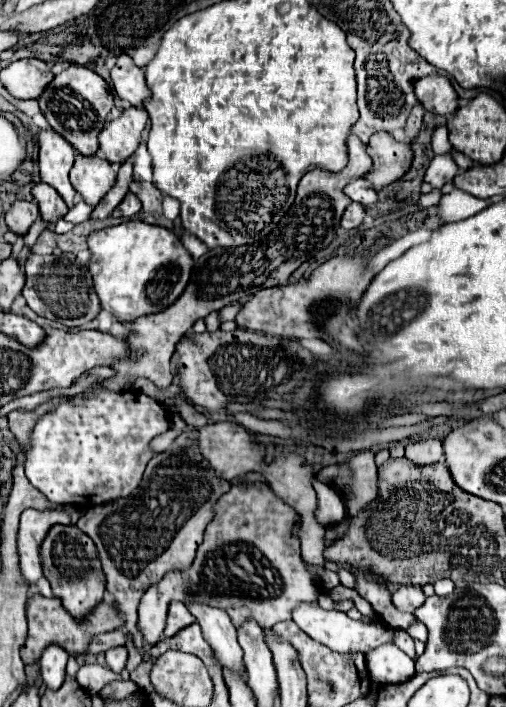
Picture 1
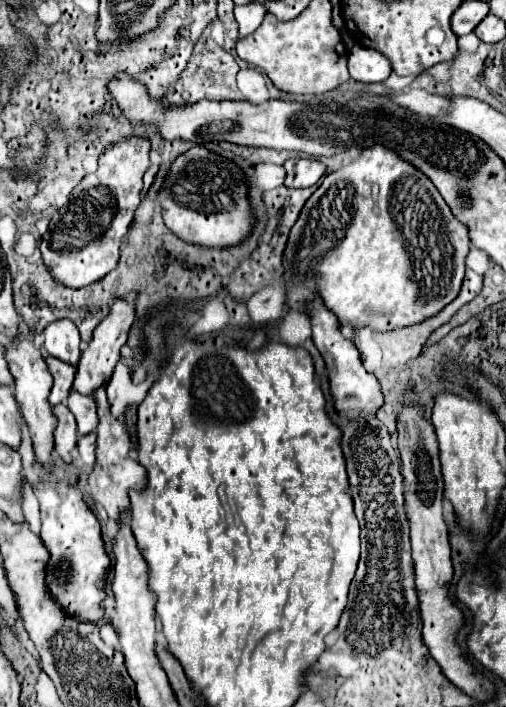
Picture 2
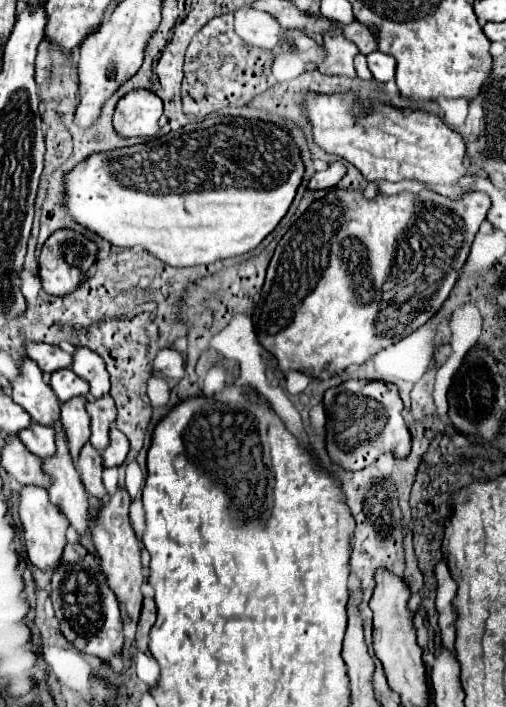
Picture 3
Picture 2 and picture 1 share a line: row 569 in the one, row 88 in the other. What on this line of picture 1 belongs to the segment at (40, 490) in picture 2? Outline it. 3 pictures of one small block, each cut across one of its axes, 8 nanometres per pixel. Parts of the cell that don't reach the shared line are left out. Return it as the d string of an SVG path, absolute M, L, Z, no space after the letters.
M70 64L66 70L62 70L44 90L40 96L40 110L44 112L48 124L62 134L80 154L92 156L98 152L98 134L104 128L106 116L110 112L112 94L108 90L108 84L92 70L84 66Z

